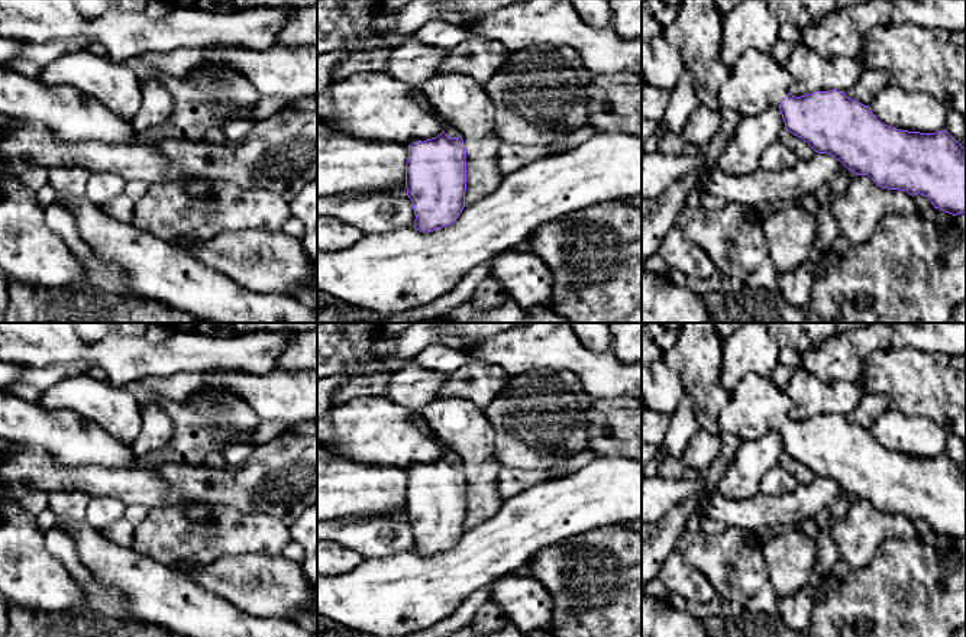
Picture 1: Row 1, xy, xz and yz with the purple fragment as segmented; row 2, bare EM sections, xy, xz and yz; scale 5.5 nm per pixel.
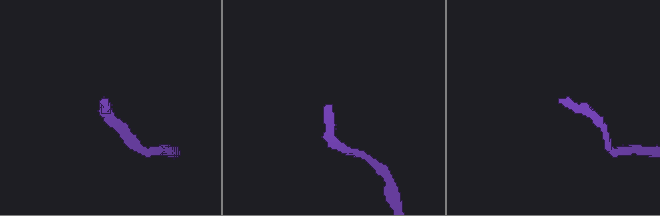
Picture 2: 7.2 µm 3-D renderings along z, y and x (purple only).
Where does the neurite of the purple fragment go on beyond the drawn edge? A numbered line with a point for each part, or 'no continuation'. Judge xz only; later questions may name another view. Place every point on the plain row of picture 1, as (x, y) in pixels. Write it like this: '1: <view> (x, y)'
1: xz (449, 453)

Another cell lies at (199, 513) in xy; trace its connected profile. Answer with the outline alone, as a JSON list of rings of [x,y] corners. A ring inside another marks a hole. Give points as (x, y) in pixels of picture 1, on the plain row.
[[[181,498],[174,505],[180,507],[184,515],[197,526],[201,526],[204,530],[210,530],[213,526],[211,521],[211,504],[197,502],[190,498]]]

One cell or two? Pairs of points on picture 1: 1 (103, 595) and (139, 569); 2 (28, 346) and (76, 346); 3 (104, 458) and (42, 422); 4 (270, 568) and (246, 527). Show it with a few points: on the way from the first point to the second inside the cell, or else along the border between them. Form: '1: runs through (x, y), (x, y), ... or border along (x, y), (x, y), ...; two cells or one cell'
1: border along (86, 566), (100, 584), (128, 598), (129, 614); two cells
2: runs through (39, 346), (64, 346); one cell
3: runs through (89, 445), (73, 443), (58, 432); one cell
4: border along (280, 553), (228, 555); two cells

